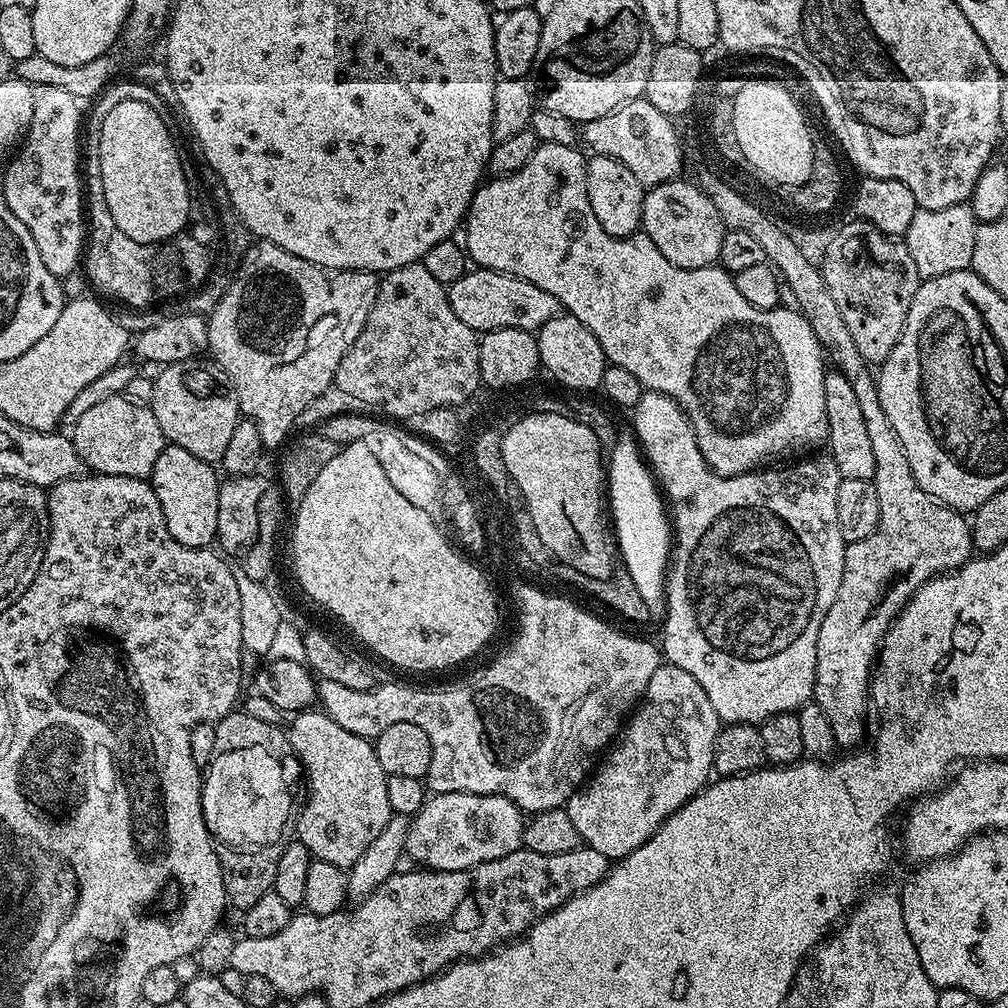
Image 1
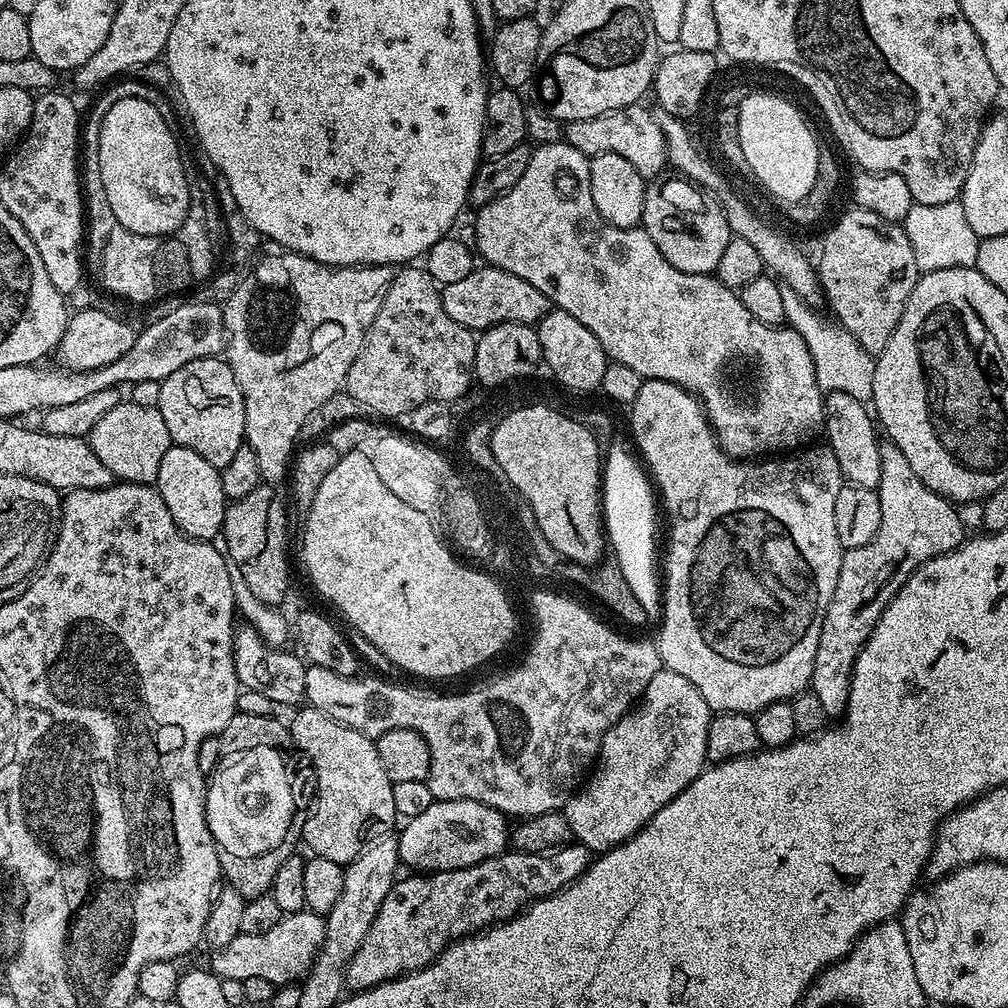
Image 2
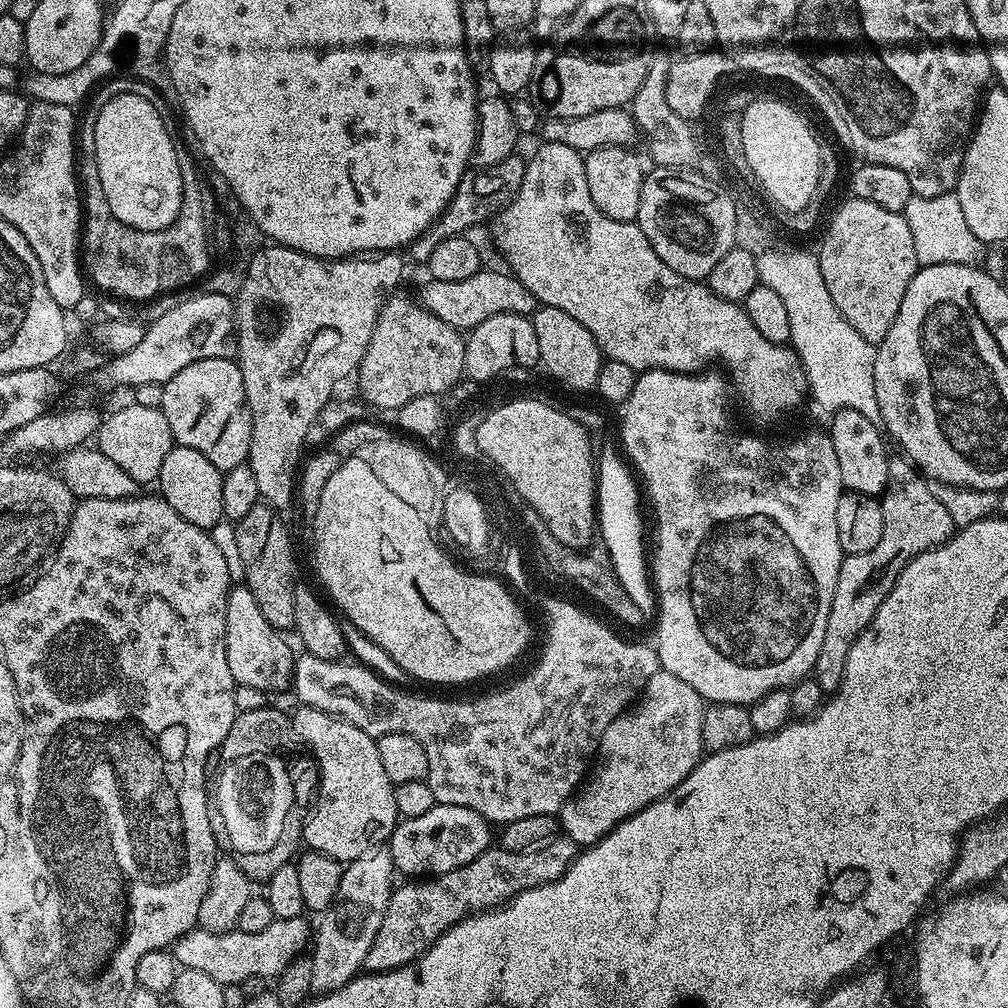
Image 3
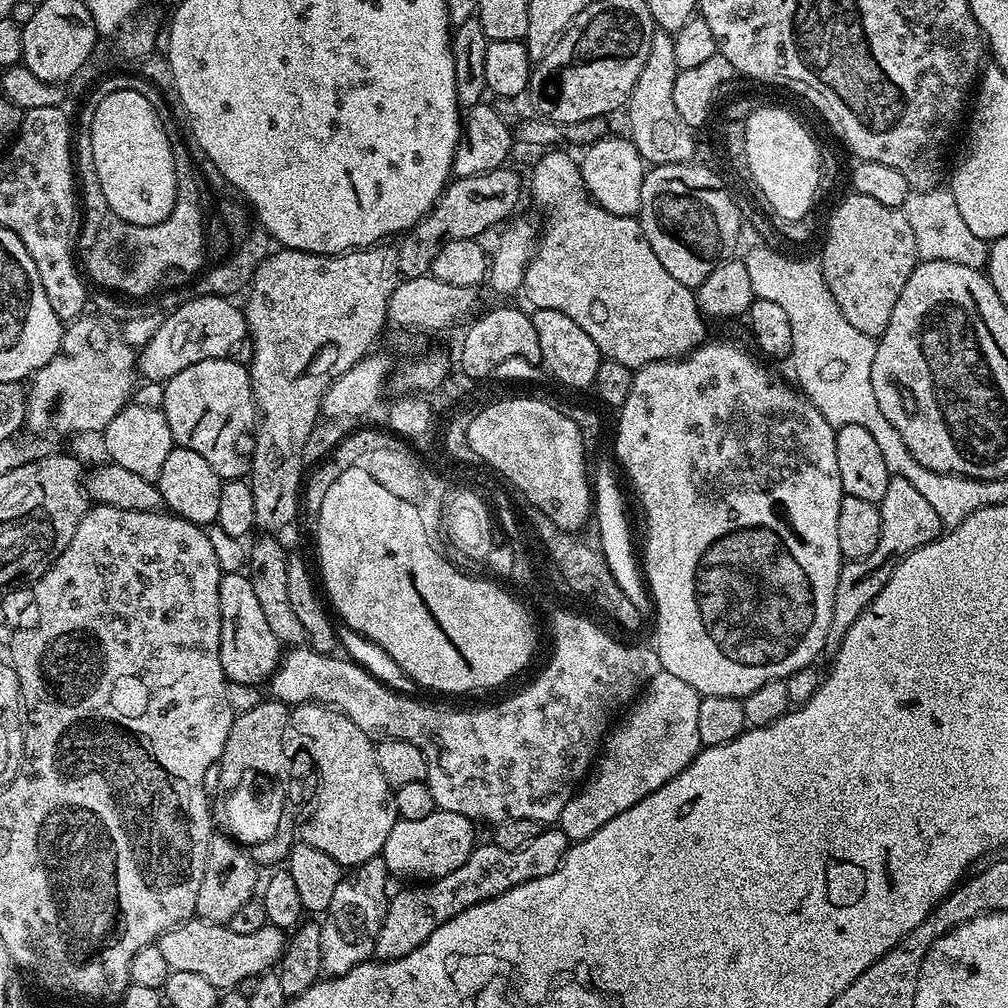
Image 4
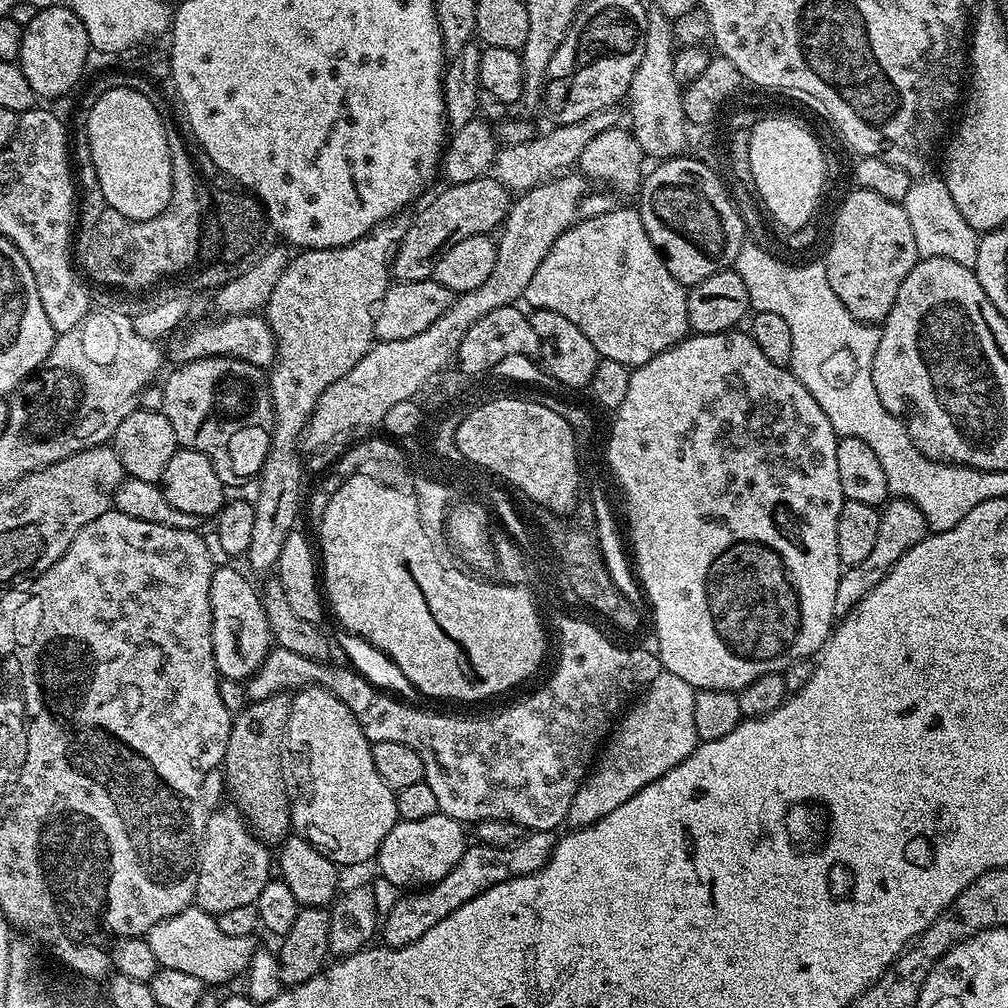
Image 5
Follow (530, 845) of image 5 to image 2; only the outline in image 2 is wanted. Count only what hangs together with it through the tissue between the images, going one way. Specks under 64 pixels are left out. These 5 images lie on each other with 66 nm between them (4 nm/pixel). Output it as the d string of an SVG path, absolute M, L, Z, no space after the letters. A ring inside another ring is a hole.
M569 842L562 848L553 848L550 852L518 852L515 850L505 850L498 856L491 856L482 862L478 862L469 868L459 868L458 870L450 870L449 872L433 872L431 874L408 874L408 877L397 879L392 885L392 889L386 894L386 898L382 902L382 906L378 910L378 914L374 918L374 922L370 926L370 930L366 934L366 938L362 938L362 942L358 946L356 953L350 958L348 969L344 971L344 982L349 989L364 992L367 988L378 986L387 980L397 980L399 976L409 976L411 972L417 972L436 961L437 956L452 943L453 940L463 940L465 936L471 936L474 929L483 930L492 927L493 924L502 924L506 920L511 920L513 916L520 915L525 908L534 900L544 900L548 896L555 896L563 888L567 888L570 884L575 884L590 863L590 849L579 842Z

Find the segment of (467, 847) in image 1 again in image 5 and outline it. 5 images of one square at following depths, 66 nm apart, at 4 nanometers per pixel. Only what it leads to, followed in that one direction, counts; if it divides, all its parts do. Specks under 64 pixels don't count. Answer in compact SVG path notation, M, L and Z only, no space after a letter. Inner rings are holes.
M443 814L430 818L418 818L418 822L400 820L386 834L380 851L374 857L374 864L380 867L384 880L400 890L419 890L429 884L437 884L462 858L466 841L465 825L461 821Z

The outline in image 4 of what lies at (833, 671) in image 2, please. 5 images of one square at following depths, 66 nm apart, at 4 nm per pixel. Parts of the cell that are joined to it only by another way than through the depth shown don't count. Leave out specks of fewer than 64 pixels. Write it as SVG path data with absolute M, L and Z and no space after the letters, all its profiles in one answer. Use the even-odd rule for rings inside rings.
M892 476L889 479L886 498L880 500L878 507L882 530L876 552L861 560L847 561L838 574L838 586L834 594L834 606L828 631L829 649L839 648L850 626L854 626L854 622L864 613L866 606L874 602L882 586L890 582L890 574L894 574L901 560L942 535L942 525L934 506L930 506L930 502L926 502L926 498L922 498L922 494L918 494L918 490L914 490L914 486L906 478Z

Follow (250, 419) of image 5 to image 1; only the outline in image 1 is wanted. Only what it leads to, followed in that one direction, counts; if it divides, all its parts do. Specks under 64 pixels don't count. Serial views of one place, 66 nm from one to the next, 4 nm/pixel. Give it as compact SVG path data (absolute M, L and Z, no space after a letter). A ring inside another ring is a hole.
M193 358L177 364L163 365L154 377L154 402L150 407L154 418L158 418L158 426L162 426L162 434L168 444L182 446L182 450L190 450L194 458L202 458L207 464L216 466L226 454L226 446L230 446L230 438L242 419L242 413L240 399L237 398L228 377L215 363L205 360Z

